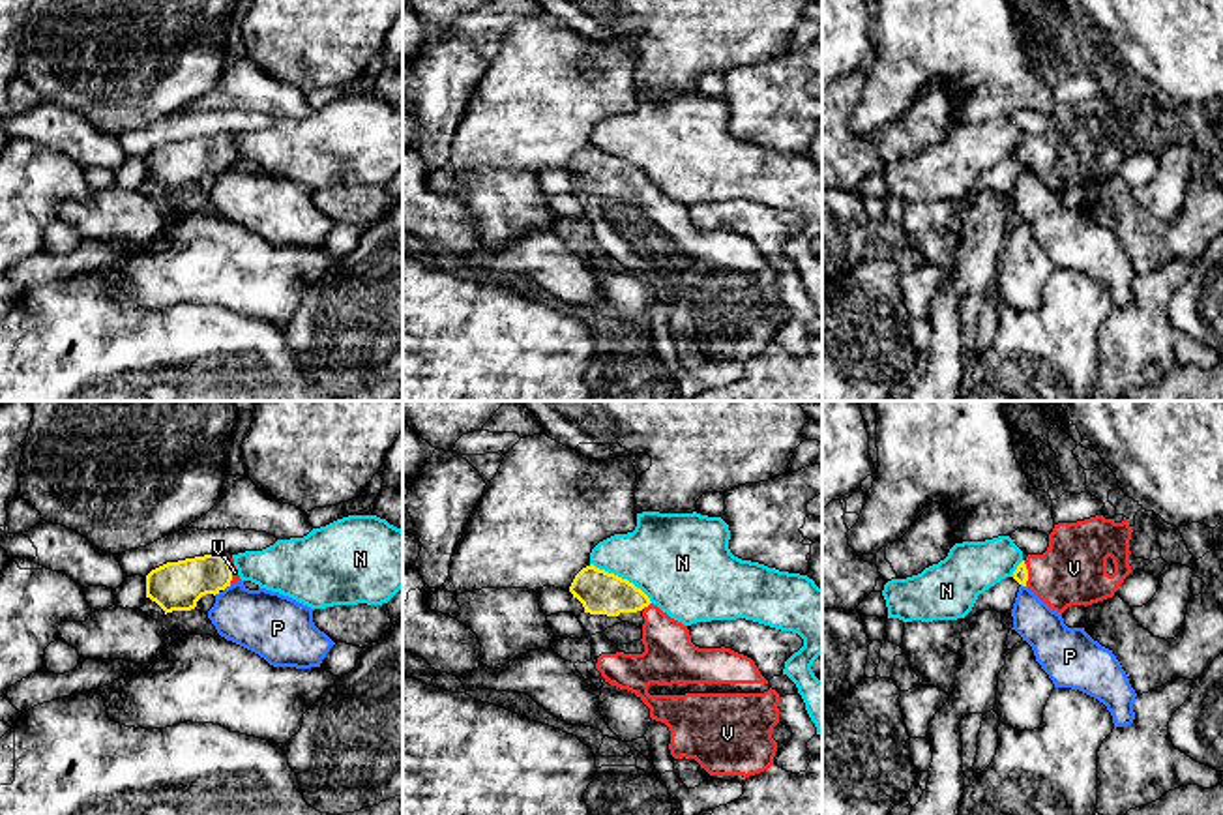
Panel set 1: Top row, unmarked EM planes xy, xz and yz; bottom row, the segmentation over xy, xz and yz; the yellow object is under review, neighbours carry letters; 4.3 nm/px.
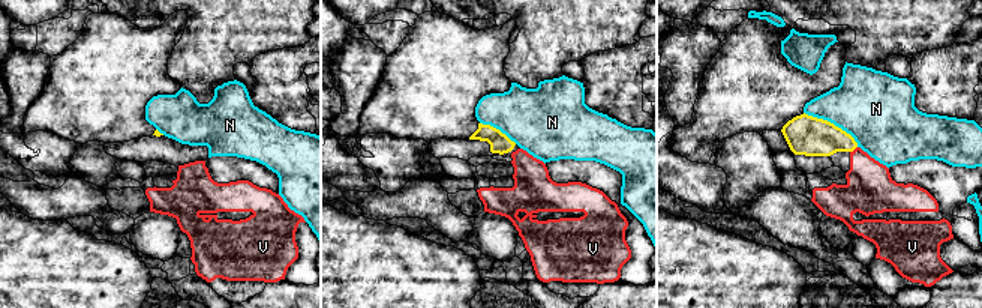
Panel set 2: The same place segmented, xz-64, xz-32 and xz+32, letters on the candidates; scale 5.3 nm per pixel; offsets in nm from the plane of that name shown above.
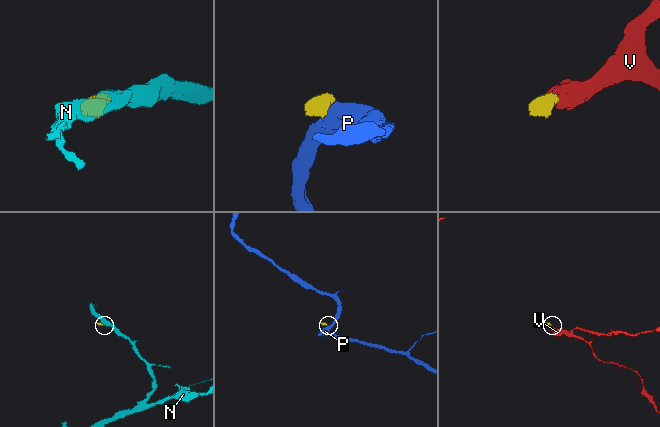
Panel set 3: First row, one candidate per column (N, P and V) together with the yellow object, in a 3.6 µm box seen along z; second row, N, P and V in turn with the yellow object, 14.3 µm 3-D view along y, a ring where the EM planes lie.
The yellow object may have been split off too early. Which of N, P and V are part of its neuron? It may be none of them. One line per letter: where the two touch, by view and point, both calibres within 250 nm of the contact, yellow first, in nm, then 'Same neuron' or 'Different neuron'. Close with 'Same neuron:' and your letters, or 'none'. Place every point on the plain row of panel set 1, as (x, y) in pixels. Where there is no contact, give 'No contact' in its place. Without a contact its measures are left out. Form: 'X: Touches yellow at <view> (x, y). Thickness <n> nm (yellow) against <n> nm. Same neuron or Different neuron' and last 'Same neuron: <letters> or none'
N: Touches yellow at xz (620, 158). Thickness 190 nm (yellow) against 400 nm. Different neuron
P: Touches yellow at xy (227, 165). Thickness 200 nm (yellow) against 280 nm. Different neuron
V: Touches yellow at yz (1027, 154). Thickness 60 nm (yellow) against 280 nm. Same neuron
Same neuron: V

